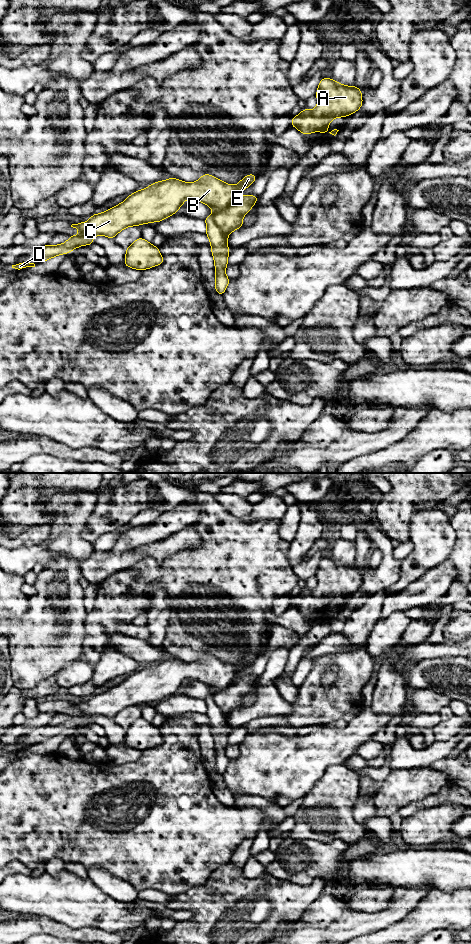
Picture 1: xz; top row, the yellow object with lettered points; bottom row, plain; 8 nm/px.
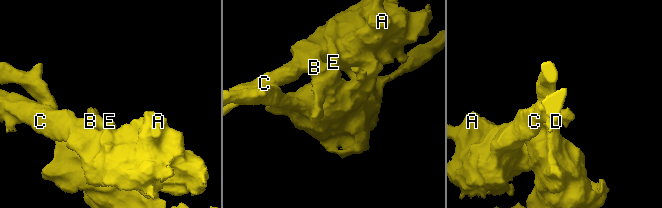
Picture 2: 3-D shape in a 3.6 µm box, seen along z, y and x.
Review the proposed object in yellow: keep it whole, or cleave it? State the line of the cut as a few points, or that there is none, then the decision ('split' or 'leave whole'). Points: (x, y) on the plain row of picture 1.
xz (235, 666), (235, 679), (227, 687), (214, 693) | split

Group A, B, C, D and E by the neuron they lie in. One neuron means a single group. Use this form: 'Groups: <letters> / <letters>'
Groups: A B C D / E

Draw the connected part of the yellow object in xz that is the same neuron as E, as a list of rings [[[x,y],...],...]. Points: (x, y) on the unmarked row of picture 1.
[[[248,654],[241,661],[235,665],[236,679],[226,689],[220,690],[213,694],[213,700],[220,710],[229,715],[236,709],[242,708],[243,696],[251,690],[251,688],[258,681],[258,676],[249,675],[238,677],[237,674],[245,668],[253,664],[257,655]]]

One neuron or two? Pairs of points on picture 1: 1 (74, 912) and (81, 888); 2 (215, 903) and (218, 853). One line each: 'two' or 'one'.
1: one
2: two

